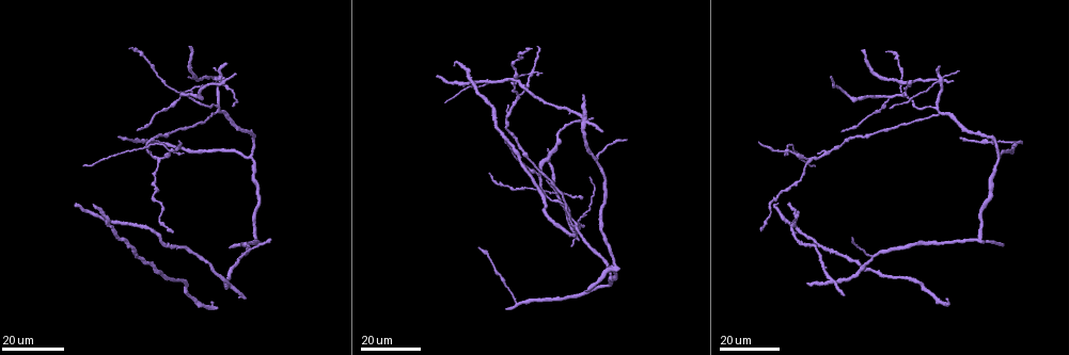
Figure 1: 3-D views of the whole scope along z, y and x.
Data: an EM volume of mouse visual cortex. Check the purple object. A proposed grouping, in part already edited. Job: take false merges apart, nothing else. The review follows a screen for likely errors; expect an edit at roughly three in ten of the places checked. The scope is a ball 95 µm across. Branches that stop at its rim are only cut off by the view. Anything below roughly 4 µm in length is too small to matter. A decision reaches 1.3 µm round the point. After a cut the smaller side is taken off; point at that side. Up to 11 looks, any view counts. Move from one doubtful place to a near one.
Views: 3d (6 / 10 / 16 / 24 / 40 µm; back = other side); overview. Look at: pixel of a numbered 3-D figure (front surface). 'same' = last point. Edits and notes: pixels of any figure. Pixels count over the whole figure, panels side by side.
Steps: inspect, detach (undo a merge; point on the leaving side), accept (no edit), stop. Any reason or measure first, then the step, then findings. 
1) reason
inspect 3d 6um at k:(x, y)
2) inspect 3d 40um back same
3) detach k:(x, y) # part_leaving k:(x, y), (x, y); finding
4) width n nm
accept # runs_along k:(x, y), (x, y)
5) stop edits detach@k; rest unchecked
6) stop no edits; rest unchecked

branch point
inspect 3d 16um at 1:(576, 221)

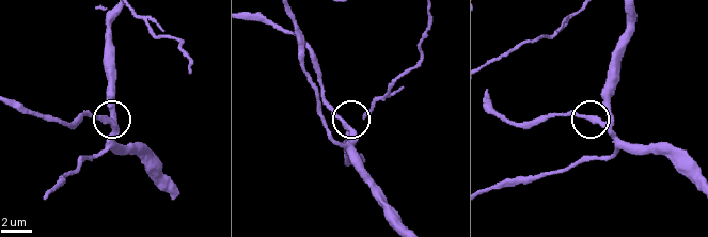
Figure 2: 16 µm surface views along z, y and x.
closer look
inspect 3d 10um at 2:(107, 119)

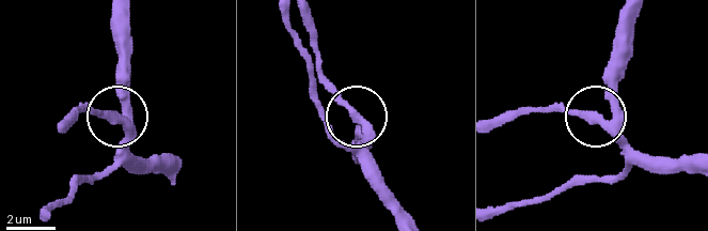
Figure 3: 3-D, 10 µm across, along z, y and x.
arms 3
accept # all the same neuron

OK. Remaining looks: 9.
a fork
inspect 3d 24um at 1:(519, 96)

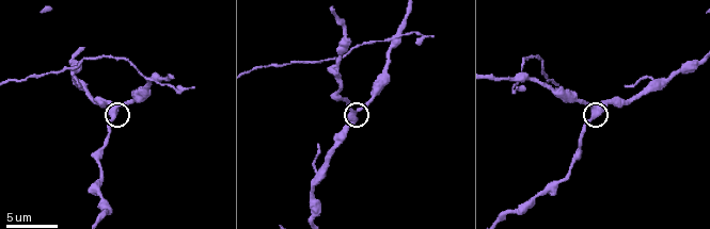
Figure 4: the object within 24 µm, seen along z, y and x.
inspect 3d 6um at 4:(354, 114)

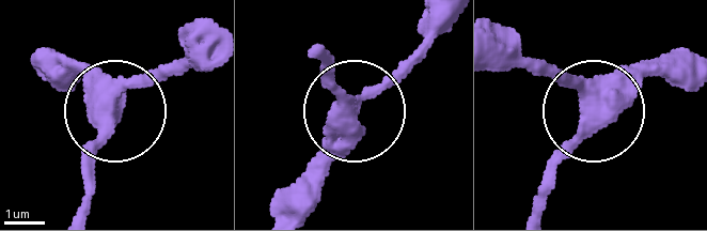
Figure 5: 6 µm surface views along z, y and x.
side_arm 36 um
accept # runs_along 5:(280, 212), (350, 113), (330, 52); all the same neuron

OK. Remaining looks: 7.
four or more arms meet
inspect 3d 16um at 4:(390, 39)

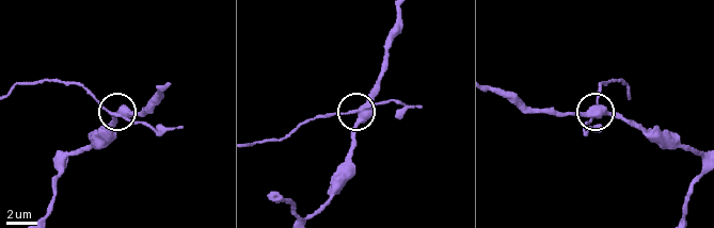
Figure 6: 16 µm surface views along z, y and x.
inspect 3d 6um at 6:(119, 115)

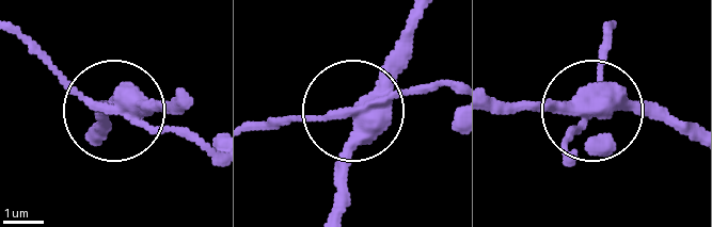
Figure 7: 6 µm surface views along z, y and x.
arms 5
detach 7:(69, 87) # a second neuron is stuck on

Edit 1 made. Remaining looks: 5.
inspect overview

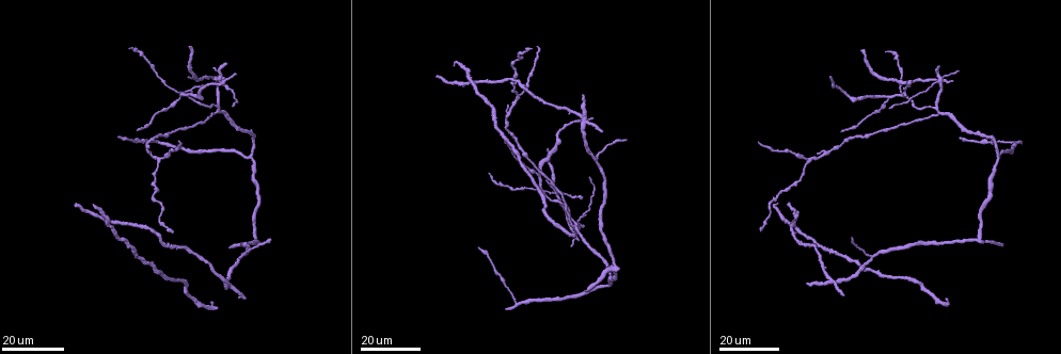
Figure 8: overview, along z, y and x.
thin arm on a thick one
inspect 3d 16um at 8:(899, 94)

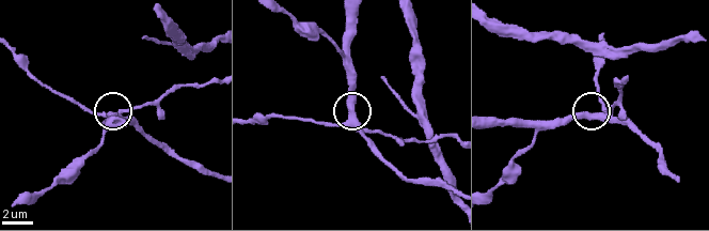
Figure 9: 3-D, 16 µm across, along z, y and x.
closer look
inspect 3d 6um at 9:(348, 119)

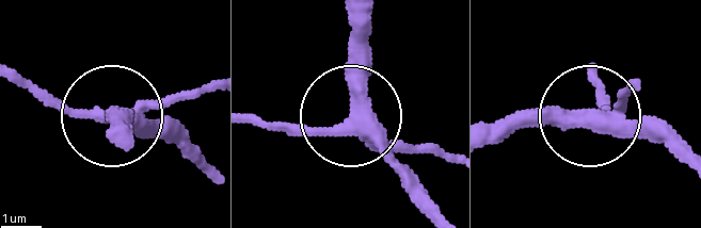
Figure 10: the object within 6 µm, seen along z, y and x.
width 360 nm
detach 10:(188, 91) # a second neuron is stuck on

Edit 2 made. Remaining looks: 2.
three arms meet
inspect 3d 16um at 8:(215, 79)

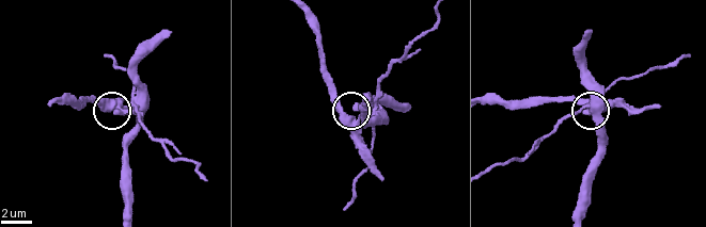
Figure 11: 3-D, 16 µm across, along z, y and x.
inspect 3d 10um at 11:(125, 112)

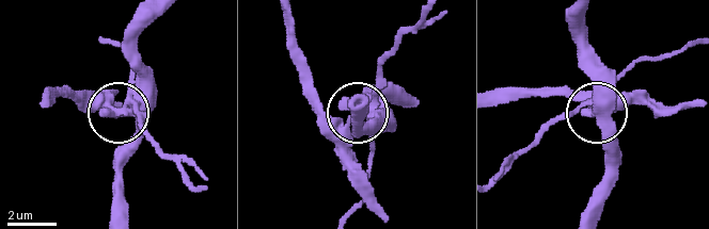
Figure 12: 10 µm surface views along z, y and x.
side_arm 23 um; arms 3
detach 12:(130, 76) # a second neuron is stuck on

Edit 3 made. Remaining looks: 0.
stop edits detach@7, detach@10, detach@12; rest unchecked

